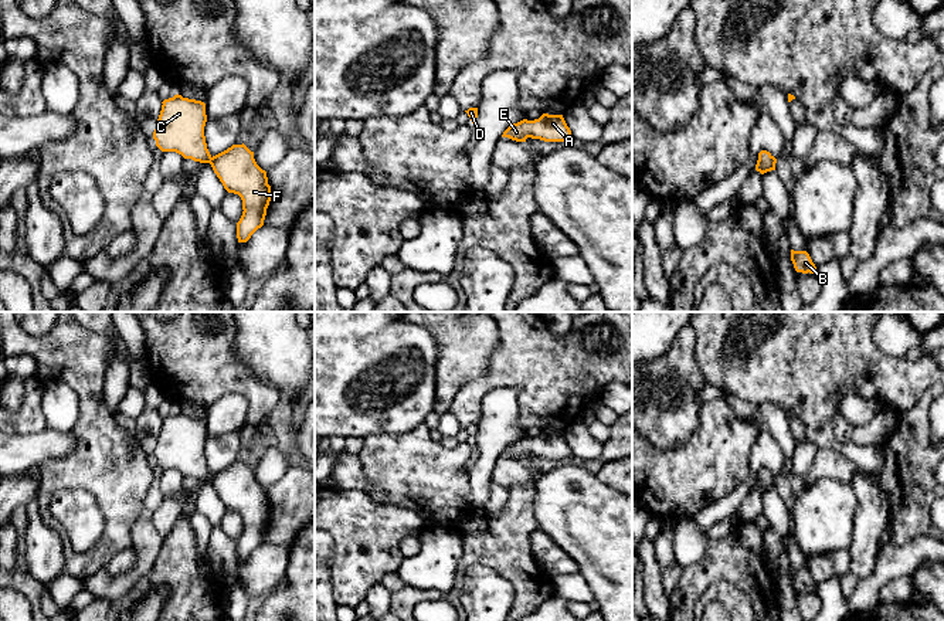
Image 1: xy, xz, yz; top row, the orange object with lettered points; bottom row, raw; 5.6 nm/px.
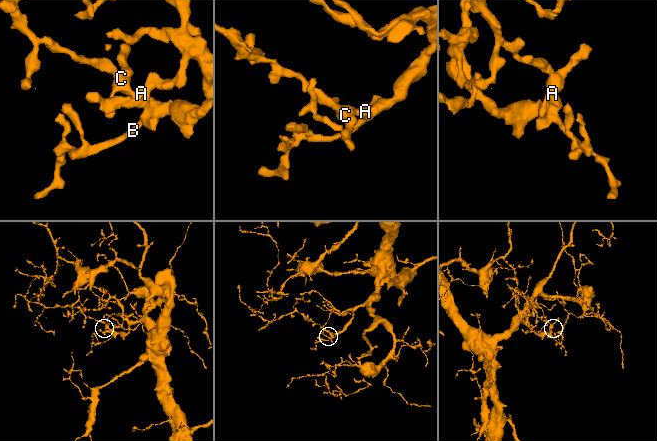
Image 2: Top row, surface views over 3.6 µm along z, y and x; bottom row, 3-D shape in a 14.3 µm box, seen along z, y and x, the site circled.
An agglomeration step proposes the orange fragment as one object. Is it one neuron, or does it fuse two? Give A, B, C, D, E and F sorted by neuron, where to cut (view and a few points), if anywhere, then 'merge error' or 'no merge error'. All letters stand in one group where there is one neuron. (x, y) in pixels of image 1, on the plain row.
A B C D E F | no cut | no merge error

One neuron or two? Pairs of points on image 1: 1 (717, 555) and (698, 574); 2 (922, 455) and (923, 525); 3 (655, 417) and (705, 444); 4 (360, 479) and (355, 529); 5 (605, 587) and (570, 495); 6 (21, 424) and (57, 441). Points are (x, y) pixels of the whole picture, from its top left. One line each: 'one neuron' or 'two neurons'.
1: one neuron
2: one neuron
3: two neurons
4: two neurons
5: one neuron
6: two neurons

